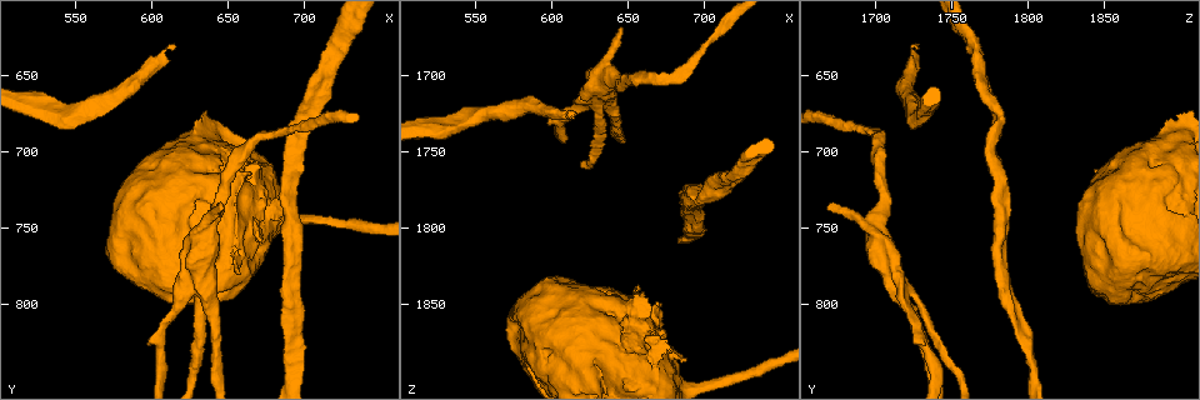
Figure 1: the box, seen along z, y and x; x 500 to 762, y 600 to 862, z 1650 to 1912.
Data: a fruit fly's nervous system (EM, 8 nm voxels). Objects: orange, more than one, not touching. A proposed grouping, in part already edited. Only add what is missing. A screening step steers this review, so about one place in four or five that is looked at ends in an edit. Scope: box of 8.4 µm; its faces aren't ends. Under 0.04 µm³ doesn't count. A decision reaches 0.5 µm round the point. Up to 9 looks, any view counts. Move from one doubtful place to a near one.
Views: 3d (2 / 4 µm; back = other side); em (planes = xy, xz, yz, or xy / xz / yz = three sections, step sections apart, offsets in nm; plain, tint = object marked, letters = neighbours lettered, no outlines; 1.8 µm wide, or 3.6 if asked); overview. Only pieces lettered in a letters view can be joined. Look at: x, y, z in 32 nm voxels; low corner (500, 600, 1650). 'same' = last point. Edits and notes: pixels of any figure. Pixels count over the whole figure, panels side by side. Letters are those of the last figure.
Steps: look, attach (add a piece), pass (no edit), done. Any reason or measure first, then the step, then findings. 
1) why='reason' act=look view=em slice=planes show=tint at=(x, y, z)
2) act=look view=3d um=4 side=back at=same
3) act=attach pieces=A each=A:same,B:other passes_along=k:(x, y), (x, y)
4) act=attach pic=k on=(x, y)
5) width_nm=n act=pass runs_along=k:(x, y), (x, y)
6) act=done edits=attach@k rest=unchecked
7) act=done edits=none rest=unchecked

why='branch stops here' act=look view=3d um=4 side=back at=(646, 736, 1668)

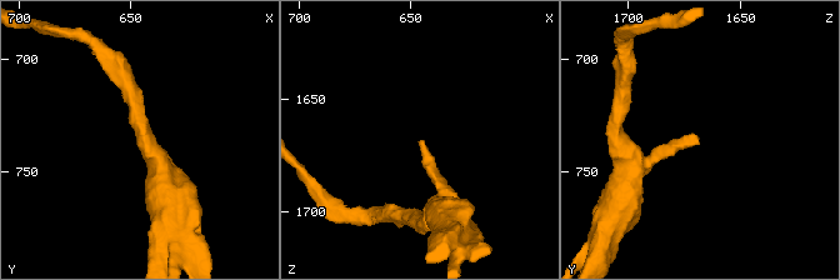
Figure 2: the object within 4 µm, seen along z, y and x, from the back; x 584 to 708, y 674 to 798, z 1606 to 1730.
why='shape alone is not enough' act=look view=em slice=xy step=16 show=tint at=(647, 737, 1670)

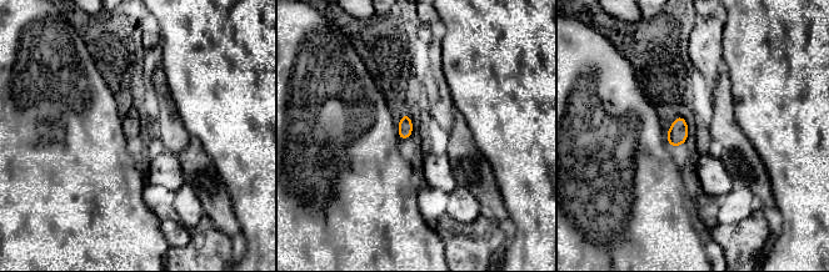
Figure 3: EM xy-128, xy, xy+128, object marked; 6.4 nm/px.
act=look view=em slice=planes show=letters at=same

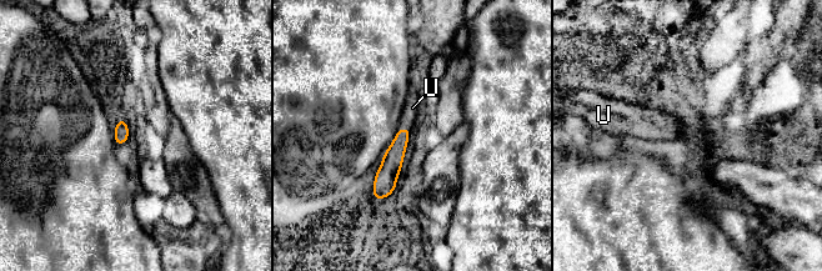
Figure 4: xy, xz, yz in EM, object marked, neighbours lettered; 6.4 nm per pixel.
longest_contact=U:60nm act=attach pieces=U each=U:same passes_along=4:(392, 160), (404, 128), (412, 108) found='the neuron continues'

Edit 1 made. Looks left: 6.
why='four-way junction' act=look view=em um=3.6 slice=xy step=8 show=tint at=(630, 782, 1714)

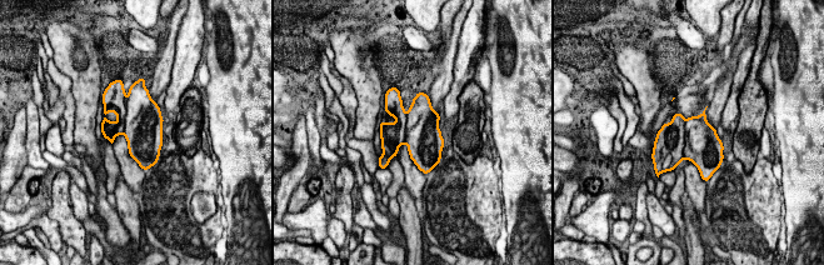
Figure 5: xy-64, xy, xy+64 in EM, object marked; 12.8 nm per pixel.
why='another direction' act=look view=em um=3.6 slice=planes show=letters at=same

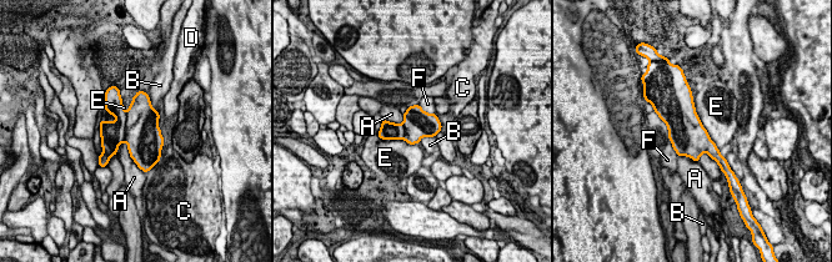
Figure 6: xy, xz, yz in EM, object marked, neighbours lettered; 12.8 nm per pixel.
act=pass each=A:other,B:other,C:other,D:other,E:other,F:other found='no lettered piece goes on from it'

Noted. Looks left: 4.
why='free end' act=look view=em um=3.6 slice=xy step=4 show=tint at=(610, 632, 1726)

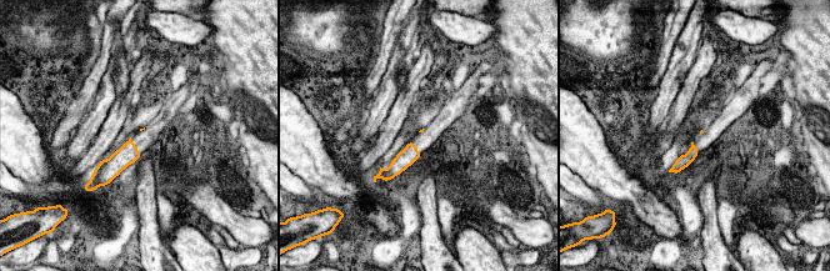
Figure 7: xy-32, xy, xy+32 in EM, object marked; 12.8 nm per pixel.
act=look view=em um=3.6 slice=planes show=letters at=same

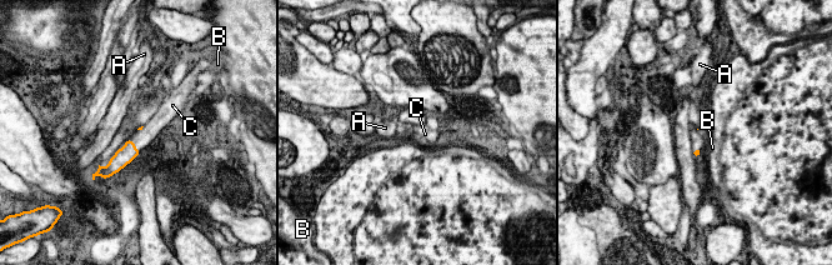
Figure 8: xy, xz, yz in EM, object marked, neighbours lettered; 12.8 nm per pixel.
act=attach pieces=C each=A:other,B:other,C:same passes_along=8:(123, 156), (135, 145), (143, 138) found='it goes on there'

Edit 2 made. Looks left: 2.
why='calibre changes' act=look view=em um=3.6 slice=yz step=8 show=tint at=(606, 708, 1856)

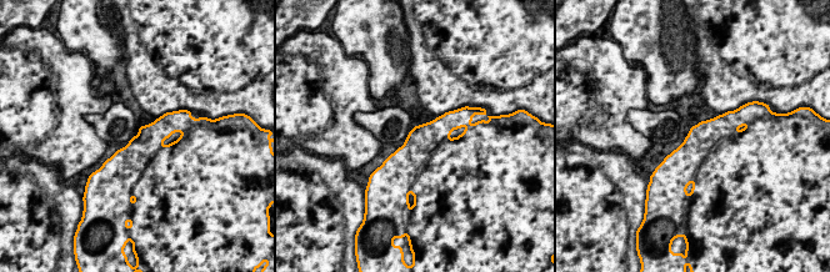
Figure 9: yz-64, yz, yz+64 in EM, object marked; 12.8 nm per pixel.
act=look view=em um=3.6 slice=planes show=letters at=same

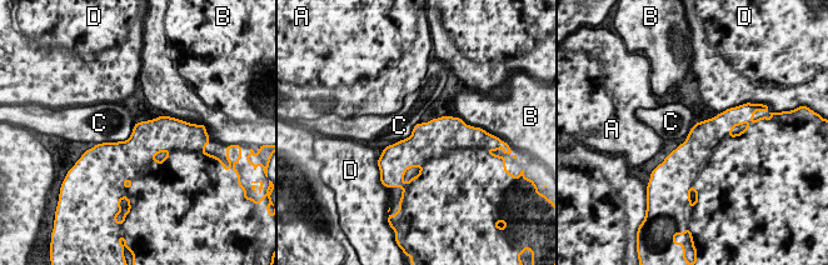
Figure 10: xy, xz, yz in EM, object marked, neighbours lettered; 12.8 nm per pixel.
width_nm=420 act=pass each=A:other,B:other,C:other,D:other border=10:(135, 124), (125, 140), (96, 144) found='none of them fits'

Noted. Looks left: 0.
act=done edits=attach@4,attach@8 rest=unchecked

